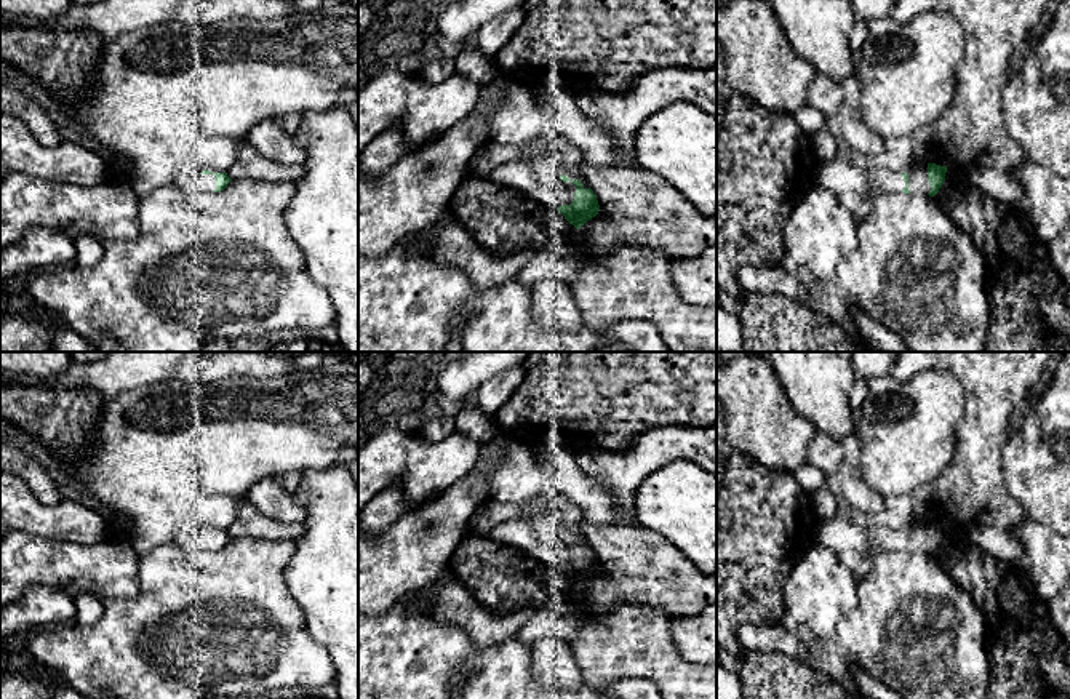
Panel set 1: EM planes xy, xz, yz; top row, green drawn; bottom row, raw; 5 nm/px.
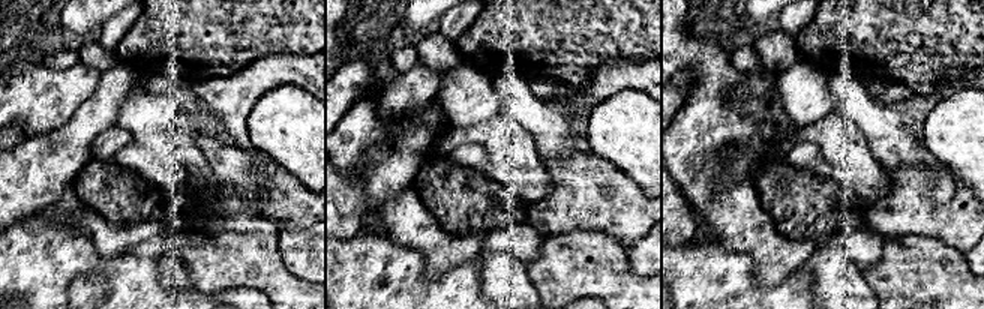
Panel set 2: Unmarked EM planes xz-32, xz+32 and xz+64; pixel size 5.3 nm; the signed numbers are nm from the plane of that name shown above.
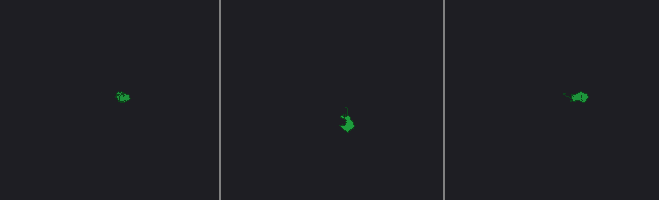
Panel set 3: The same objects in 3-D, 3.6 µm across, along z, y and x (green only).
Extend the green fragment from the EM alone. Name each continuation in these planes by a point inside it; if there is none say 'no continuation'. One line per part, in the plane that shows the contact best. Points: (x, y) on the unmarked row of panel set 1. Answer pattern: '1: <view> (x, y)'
1: xy (205, 541)

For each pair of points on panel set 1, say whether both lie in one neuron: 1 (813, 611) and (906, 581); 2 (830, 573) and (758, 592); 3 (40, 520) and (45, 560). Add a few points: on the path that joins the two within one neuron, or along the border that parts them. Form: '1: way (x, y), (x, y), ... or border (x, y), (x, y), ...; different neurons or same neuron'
1: border (856, 581), (858, 603), (840, 619), (835, 629); different neurons
2: border (805, 554), (784, 581), (782, 618); different neurons
3: border (16, 528), (50, 539), (79, 544); different neurons

